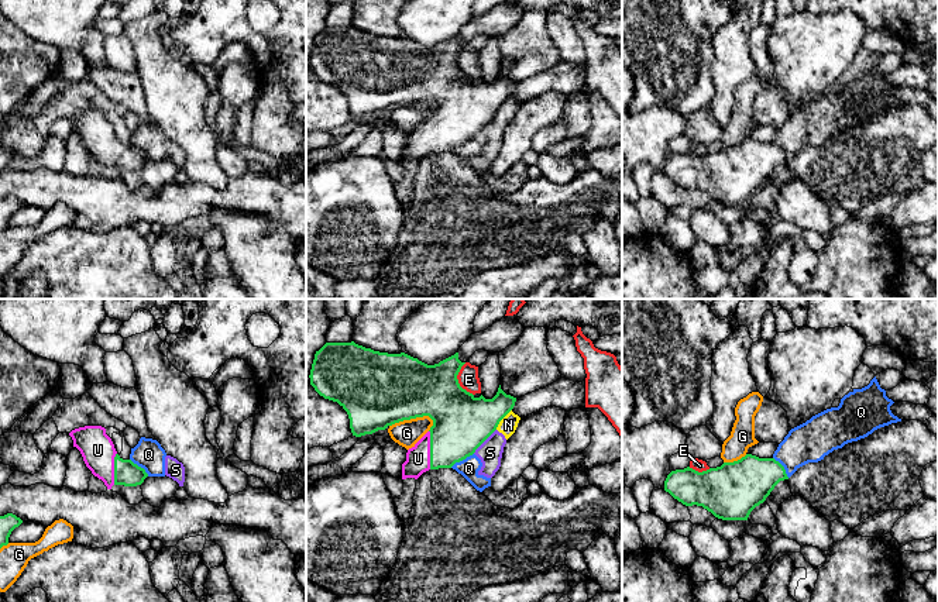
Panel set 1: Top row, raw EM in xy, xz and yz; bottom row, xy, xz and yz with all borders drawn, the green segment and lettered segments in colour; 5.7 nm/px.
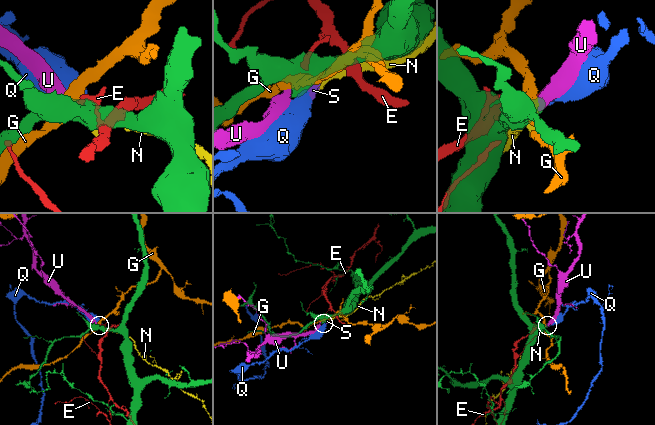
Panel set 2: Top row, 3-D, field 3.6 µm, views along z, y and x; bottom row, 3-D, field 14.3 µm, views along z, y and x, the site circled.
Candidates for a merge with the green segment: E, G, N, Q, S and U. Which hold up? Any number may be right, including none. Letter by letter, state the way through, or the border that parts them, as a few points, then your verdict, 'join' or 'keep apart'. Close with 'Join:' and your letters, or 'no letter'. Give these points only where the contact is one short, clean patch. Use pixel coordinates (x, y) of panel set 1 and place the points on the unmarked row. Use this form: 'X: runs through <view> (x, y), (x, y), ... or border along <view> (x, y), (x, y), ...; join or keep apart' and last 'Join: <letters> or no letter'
E: keep apart
G: keep apart
N: keep apart
Q: border along xz (473, 137), (450, 151); keep apart
S: border along xz (495, 113), (473, 137); keep apart
U: runs through xz (461, 107), (430, 134), (418, 143); join
Join: U

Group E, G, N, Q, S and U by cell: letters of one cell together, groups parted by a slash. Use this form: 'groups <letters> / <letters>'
groups E / G / N Q S / U

